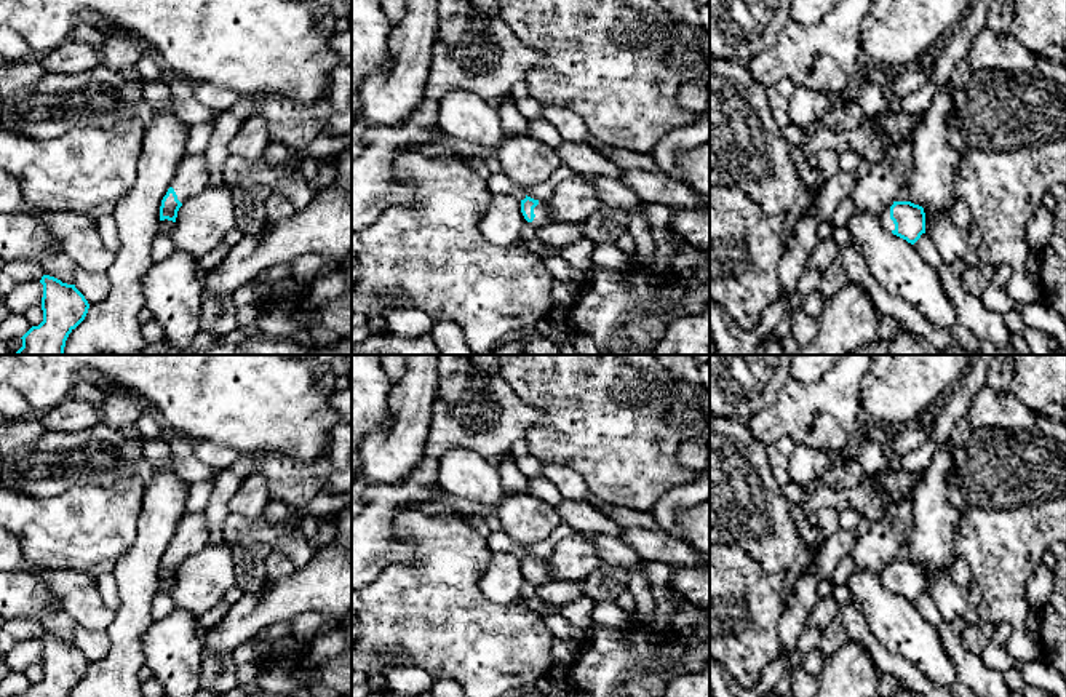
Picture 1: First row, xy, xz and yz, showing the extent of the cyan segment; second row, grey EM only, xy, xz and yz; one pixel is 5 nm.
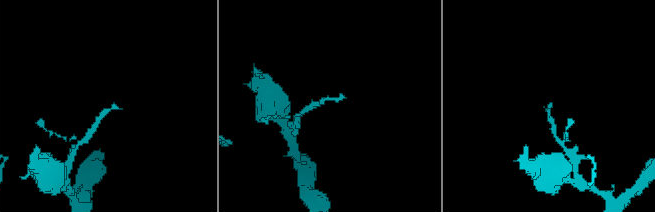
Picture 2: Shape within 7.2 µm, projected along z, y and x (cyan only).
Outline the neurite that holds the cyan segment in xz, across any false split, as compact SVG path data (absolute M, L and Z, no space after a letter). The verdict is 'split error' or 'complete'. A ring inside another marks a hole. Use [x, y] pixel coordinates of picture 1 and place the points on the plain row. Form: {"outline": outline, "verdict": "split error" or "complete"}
{"outline": "M526 553L526 556L521 558L521 571L524 577L537 587L551 580L550 560L539 560Z", "verdict": "split error"}

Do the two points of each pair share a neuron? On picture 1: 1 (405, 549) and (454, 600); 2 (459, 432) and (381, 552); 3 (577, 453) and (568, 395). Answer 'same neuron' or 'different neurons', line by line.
1: different neurons
2: same neuron
3: same neuron

